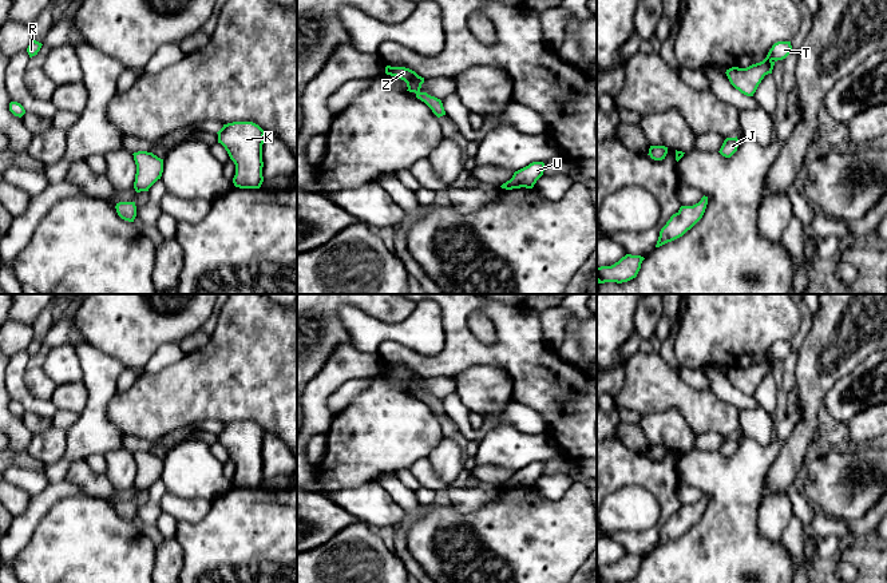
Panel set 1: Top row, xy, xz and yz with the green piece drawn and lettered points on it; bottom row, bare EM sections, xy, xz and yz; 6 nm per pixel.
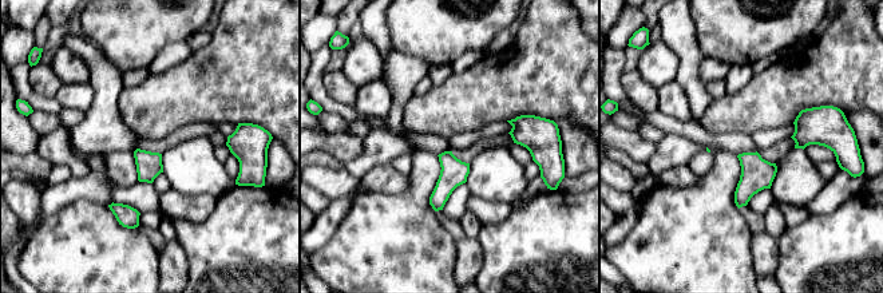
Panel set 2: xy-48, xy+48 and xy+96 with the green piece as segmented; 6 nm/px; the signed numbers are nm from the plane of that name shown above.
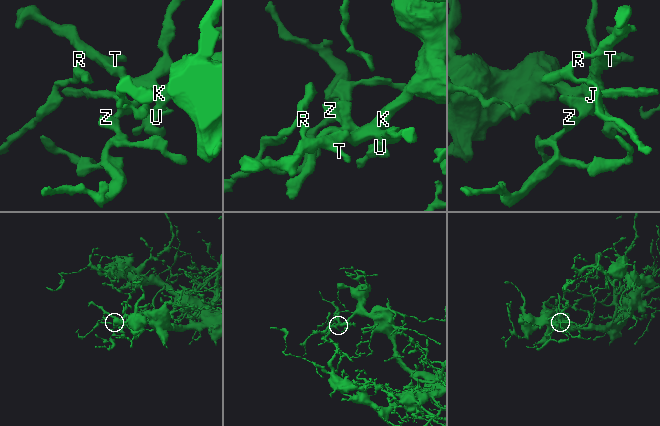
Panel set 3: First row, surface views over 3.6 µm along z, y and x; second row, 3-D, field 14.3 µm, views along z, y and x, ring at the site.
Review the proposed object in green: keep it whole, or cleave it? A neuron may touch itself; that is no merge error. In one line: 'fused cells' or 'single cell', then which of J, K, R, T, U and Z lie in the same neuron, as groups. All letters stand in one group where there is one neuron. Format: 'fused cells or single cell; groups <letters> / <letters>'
single cell; groups J K R T U Z

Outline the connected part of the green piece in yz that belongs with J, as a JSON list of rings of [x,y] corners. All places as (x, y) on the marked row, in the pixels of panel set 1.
[[[726,138],[720,148],[720,154],[725,158],[730,158],[738,147],[738,139],[736,138]]]

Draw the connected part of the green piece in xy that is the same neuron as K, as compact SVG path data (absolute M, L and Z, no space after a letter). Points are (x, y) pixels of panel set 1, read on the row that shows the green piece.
M253 122L223 124L217 132L218 143L235 164L233 183L239 189L260 189L262 177L262 144L265 131Z

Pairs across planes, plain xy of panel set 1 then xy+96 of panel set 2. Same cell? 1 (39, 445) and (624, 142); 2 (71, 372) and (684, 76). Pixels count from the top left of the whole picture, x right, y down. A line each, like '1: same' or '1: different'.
1: same
2: different

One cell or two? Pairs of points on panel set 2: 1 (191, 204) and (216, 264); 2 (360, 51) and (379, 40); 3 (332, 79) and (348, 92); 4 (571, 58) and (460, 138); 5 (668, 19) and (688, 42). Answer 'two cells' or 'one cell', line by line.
1: two cells
2: two cells
3: one cell
4: two cells
5: one cell

